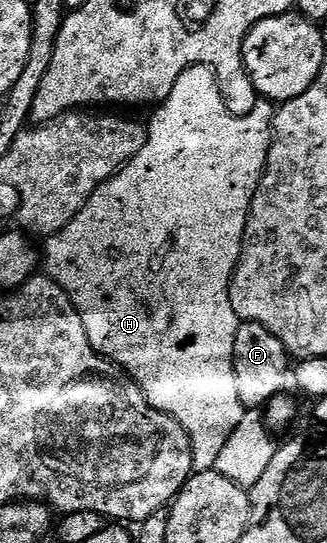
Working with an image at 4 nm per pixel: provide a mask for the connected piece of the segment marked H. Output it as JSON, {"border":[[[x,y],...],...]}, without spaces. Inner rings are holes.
{"border":[[[196,64],[179,74],[175,86],[171,86],[171,94],[167,94],[163,103],[156,105],[154,112],[157,113],[147,120],[143,150],[139,150],[139,154],[135,154],[132,162],[126,164],[120,172],[99,185],[95,194],[91,194],[89,201],[81,207],[79,215],[56,233],[58,236],[48,237],[50,240],[45,244],[45,252],[43,248],[43,272],[52,280],[56,280],[57,285],[71,298],[79,318],[83,318],[83,330],[87,330],[87,338],[94,350],[128,374],[140,386],[152,408],[182,424],[191,442],[194,472],[211,472],[217,467],[223,446],[231,438],[232,432],[239,426],[247,411],[243,402],[239,402],[239,386],[235,386],[233,355],[239,321],[231,306],[229,287],[233,271],[241,261],[241,243],[245,237],[249,207],[261,181],[261,175],[265,173],[269,148],[273,144],[275,108],[270,101],[261,98],[251,114],[233,116],[225,104],[225,95],[221,92],[221,85],[217,83],[215,73],[207,66]]]}

